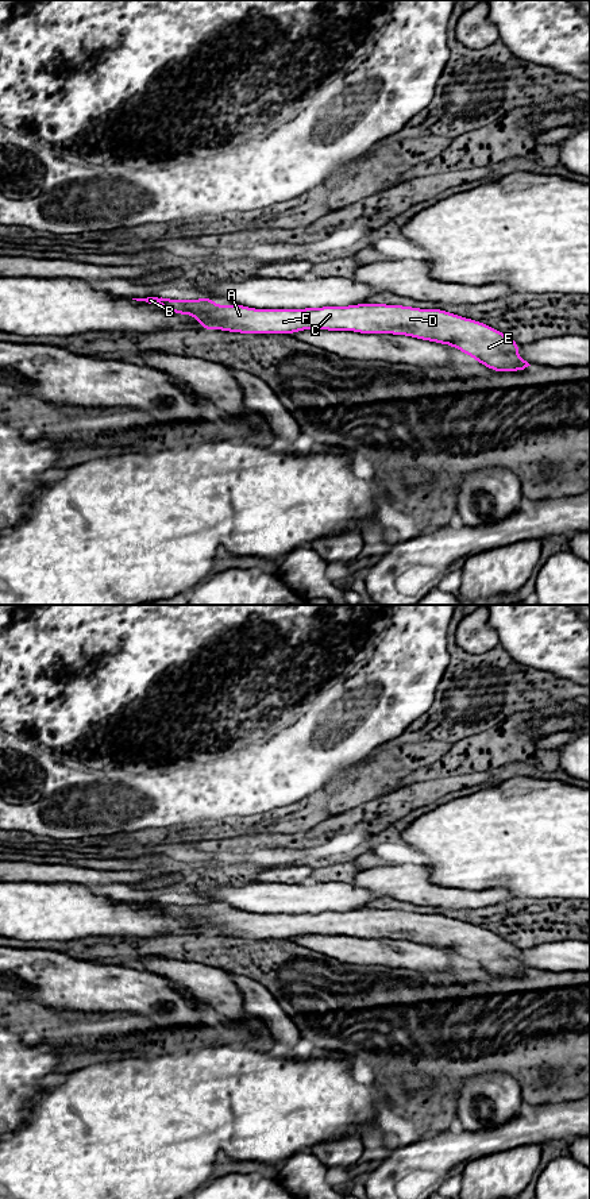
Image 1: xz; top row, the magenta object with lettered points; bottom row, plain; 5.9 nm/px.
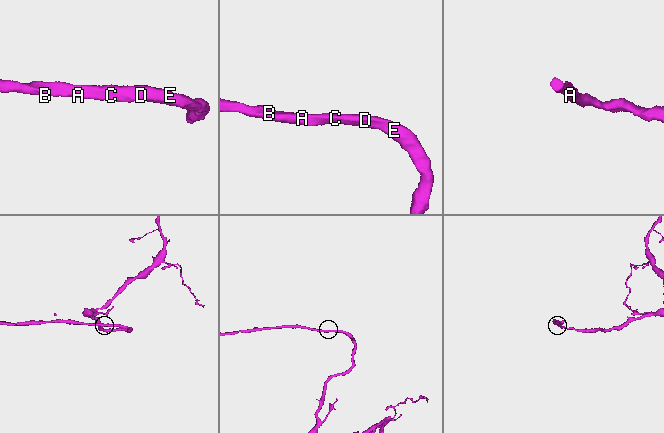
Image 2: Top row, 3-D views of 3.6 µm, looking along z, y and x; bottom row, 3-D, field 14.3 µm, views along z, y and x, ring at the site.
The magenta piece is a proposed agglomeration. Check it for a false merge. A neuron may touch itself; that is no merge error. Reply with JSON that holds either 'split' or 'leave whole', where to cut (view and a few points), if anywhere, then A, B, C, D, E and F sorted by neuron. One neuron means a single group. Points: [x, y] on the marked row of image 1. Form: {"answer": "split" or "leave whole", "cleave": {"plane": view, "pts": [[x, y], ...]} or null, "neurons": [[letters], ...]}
{"answer": "leave whole", "cleave": null, "neurons": [["A", "B", "C", "D", "E", "F"]]}

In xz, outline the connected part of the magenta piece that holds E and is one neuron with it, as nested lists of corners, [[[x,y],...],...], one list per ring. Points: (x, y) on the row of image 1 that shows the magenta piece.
[[[162,297],[132,300],[158,304],[180,315],[192,315],[205,331],[292,335],[302,329],[328,329],[406,335],[450,344],[497,373],[520,371],[531,366],[518,356],[520,343],[516,340],[483,323],[443,309],[366,302],[297,311],[254,309],[238,304],[216,305],[211,297],[192,301]]]

